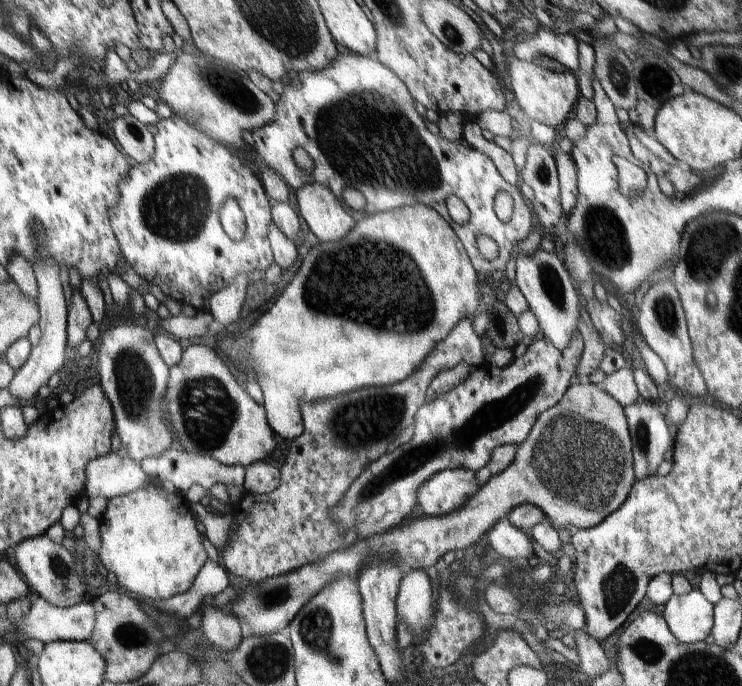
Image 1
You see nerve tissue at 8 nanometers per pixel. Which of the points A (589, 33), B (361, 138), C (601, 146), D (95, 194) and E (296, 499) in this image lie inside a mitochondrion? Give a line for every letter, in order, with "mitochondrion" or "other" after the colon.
A: other
B: mitochondrion
C: other
D: other
E: other

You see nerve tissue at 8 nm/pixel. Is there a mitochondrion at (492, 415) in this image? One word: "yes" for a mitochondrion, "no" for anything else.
yes

